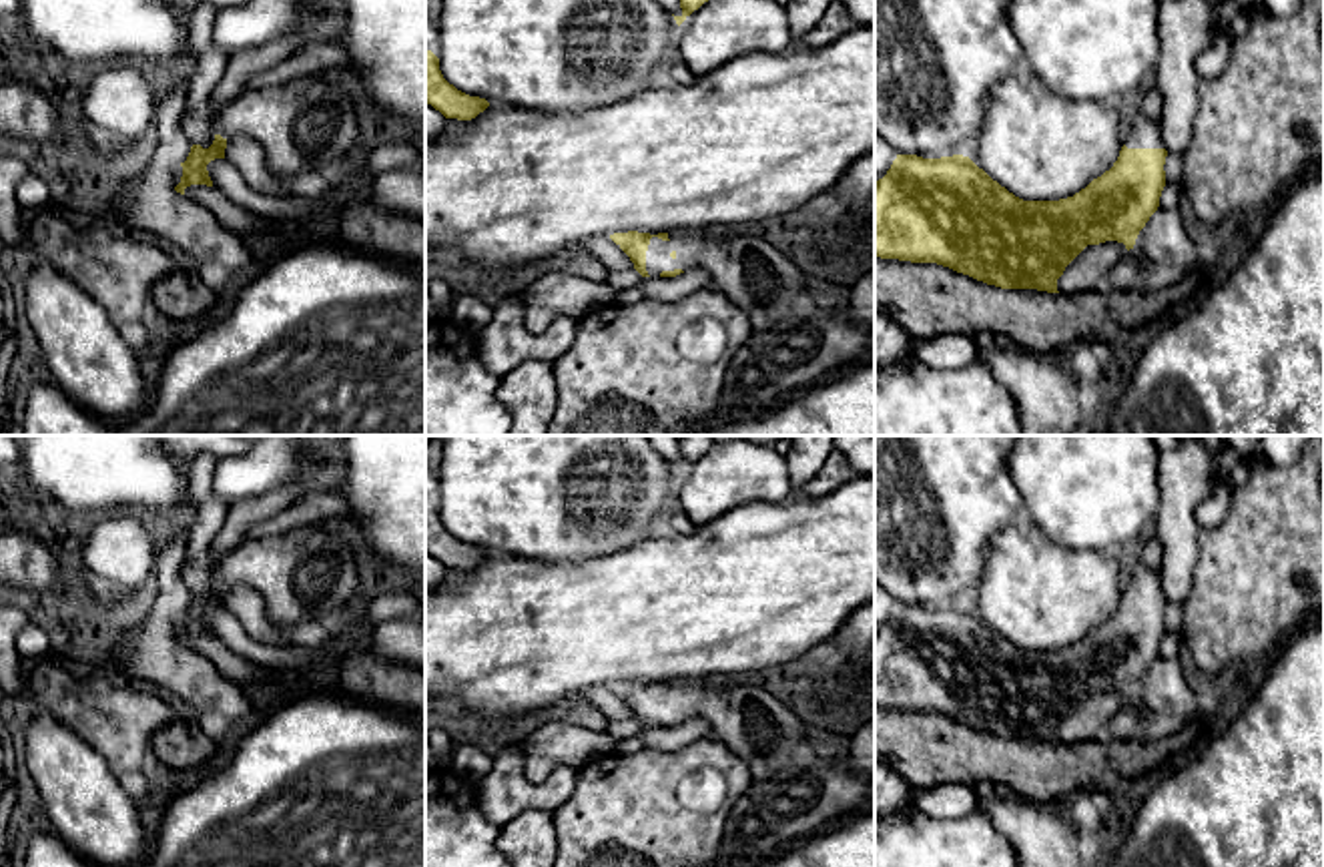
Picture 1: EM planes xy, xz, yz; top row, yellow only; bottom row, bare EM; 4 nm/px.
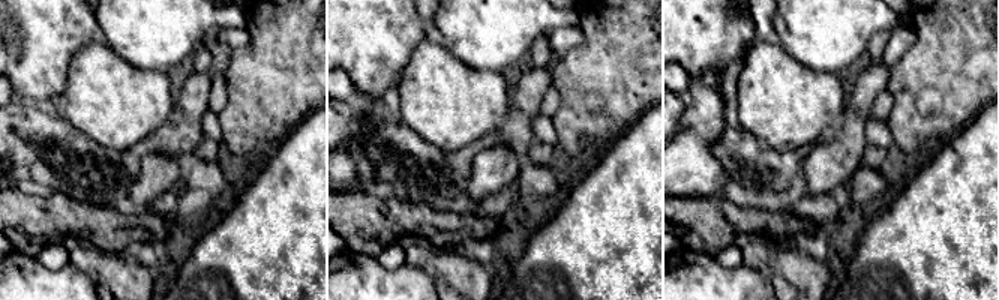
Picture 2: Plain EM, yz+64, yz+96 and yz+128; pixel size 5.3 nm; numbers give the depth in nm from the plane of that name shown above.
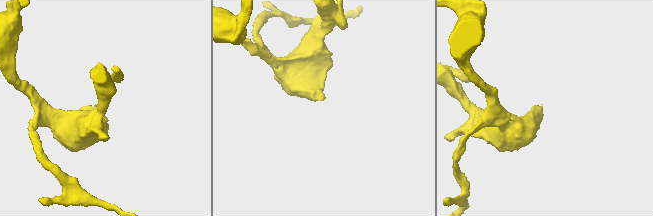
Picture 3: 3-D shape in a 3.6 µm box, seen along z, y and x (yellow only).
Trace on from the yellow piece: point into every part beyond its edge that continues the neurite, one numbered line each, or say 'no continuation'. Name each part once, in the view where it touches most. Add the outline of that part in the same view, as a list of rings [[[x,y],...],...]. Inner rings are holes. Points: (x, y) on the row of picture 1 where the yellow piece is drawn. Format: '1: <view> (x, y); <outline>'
1: yz (1088, 271); [[[1117,241],[1087,245],[1057,279],[1057,291],[1063,295],[1079,295],[1101,289],[1109,271],[1125,253],[1125,245]]]

